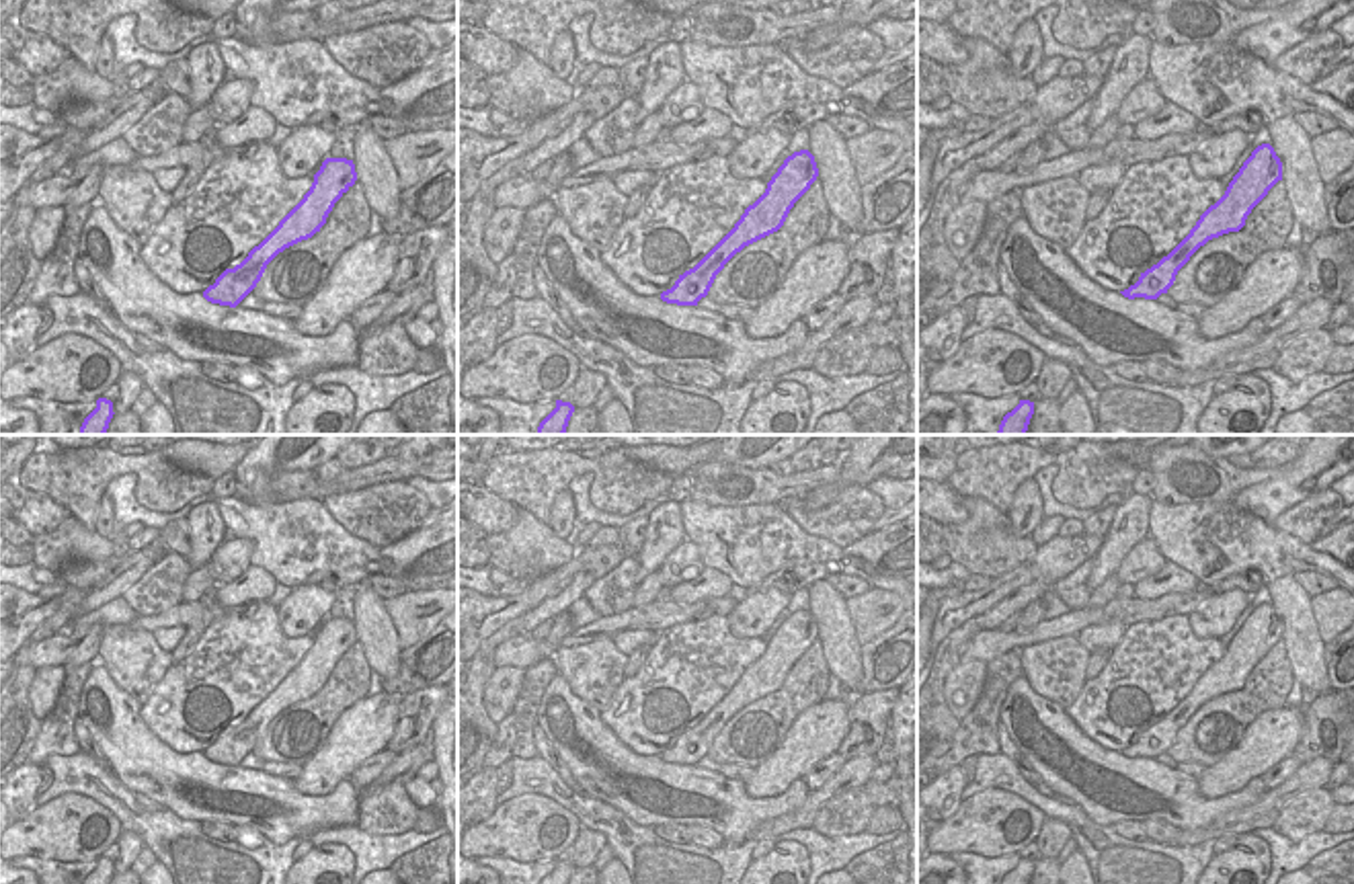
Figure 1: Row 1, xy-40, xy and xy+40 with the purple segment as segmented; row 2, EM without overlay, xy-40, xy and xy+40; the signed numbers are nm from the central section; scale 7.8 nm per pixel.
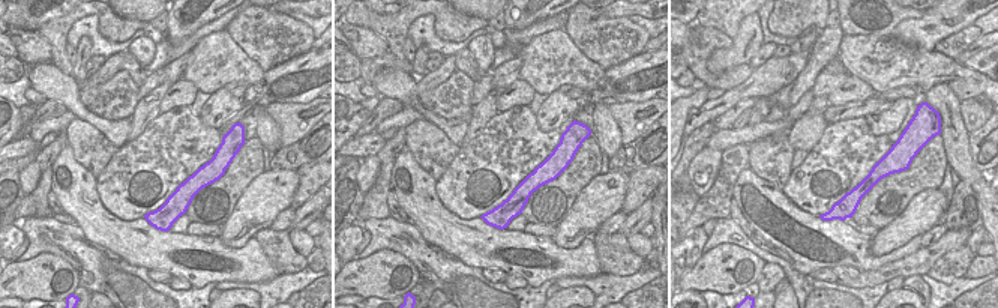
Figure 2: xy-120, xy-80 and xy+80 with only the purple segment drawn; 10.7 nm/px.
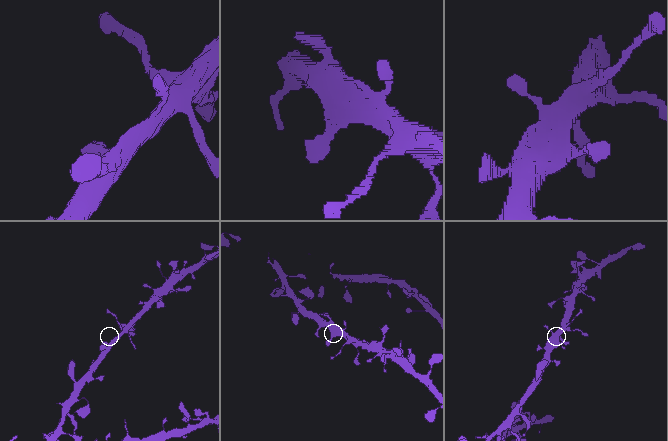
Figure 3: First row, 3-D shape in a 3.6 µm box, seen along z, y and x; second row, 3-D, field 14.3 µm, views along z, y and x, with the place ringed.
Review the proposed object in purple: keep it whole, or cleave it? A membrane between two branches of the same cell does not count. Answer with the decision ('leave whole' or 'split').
leave whole

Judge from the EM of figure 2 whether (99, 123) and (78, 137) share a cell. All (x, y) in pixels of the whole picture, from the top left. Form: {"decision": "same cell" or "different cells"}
{"decision": "different cells"}

